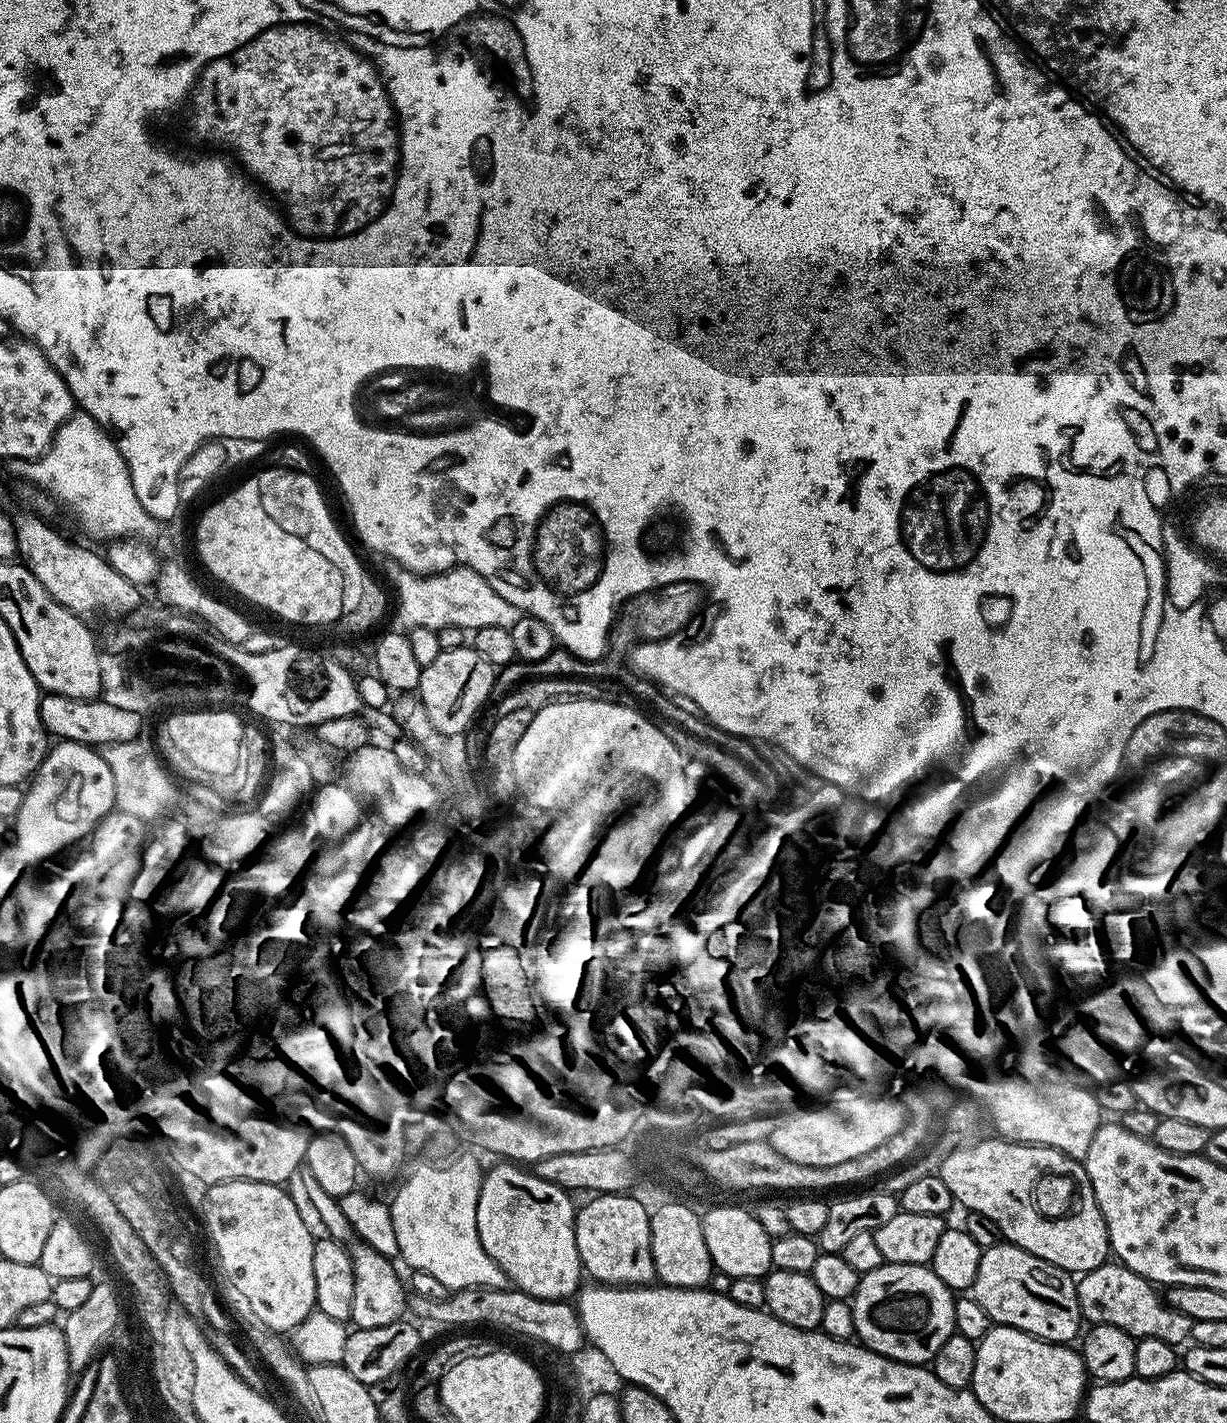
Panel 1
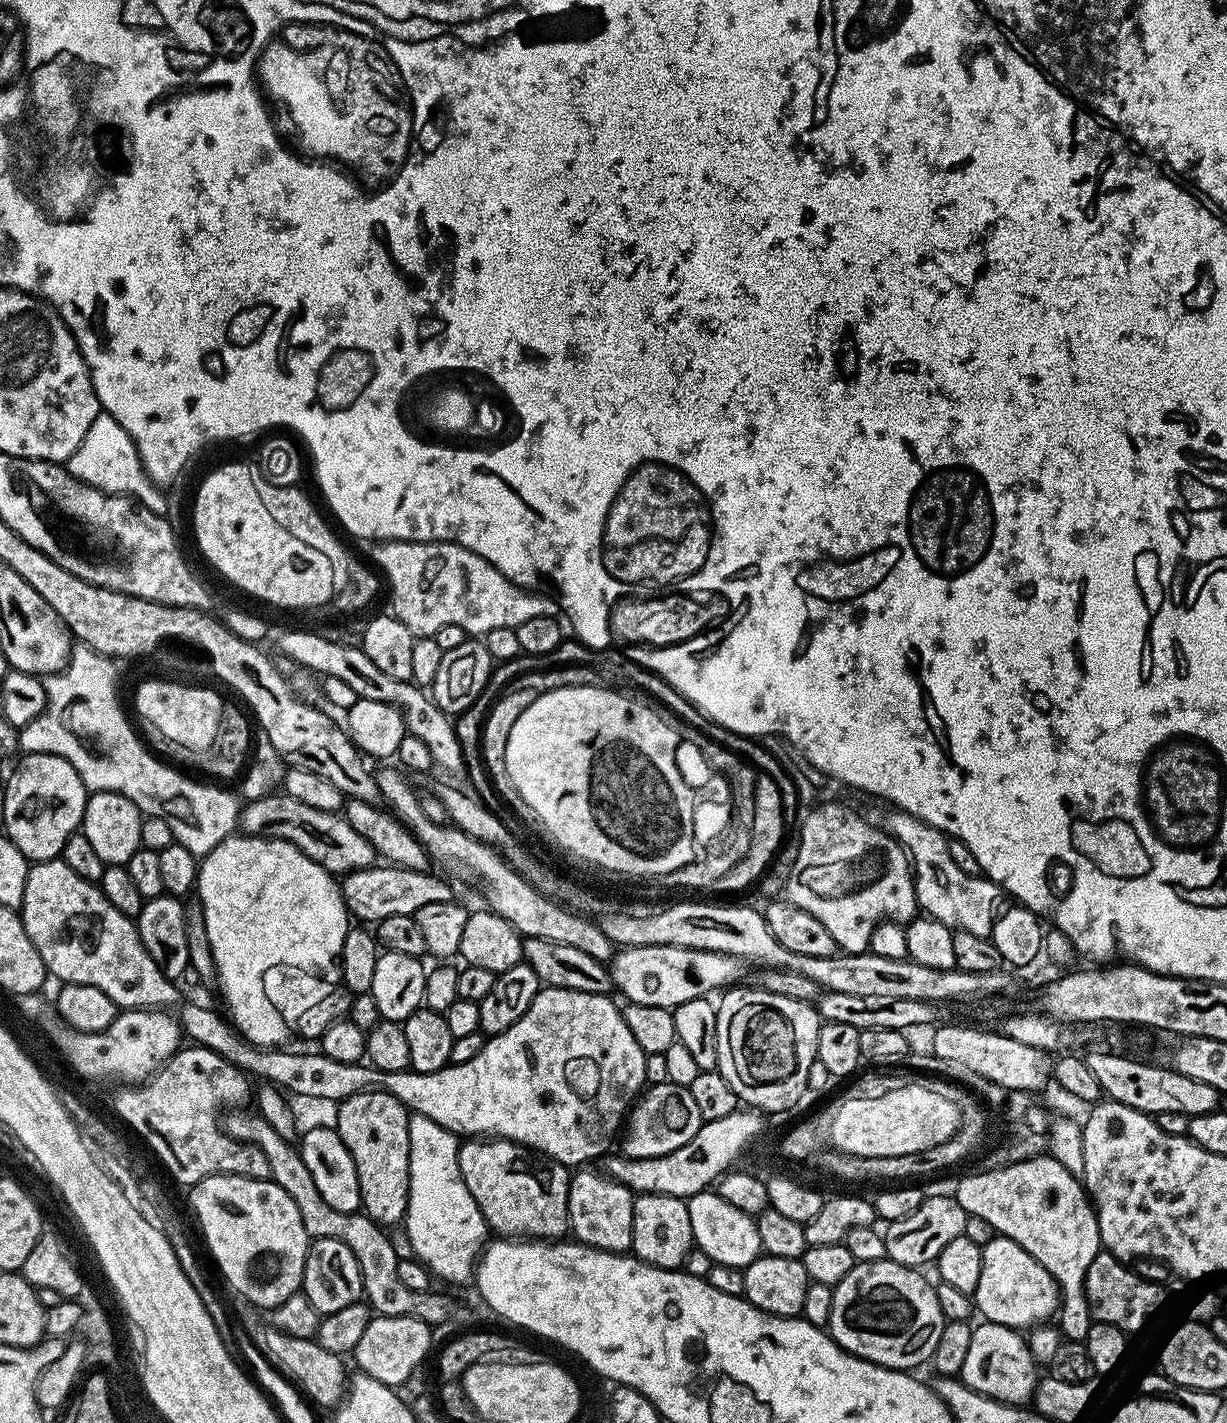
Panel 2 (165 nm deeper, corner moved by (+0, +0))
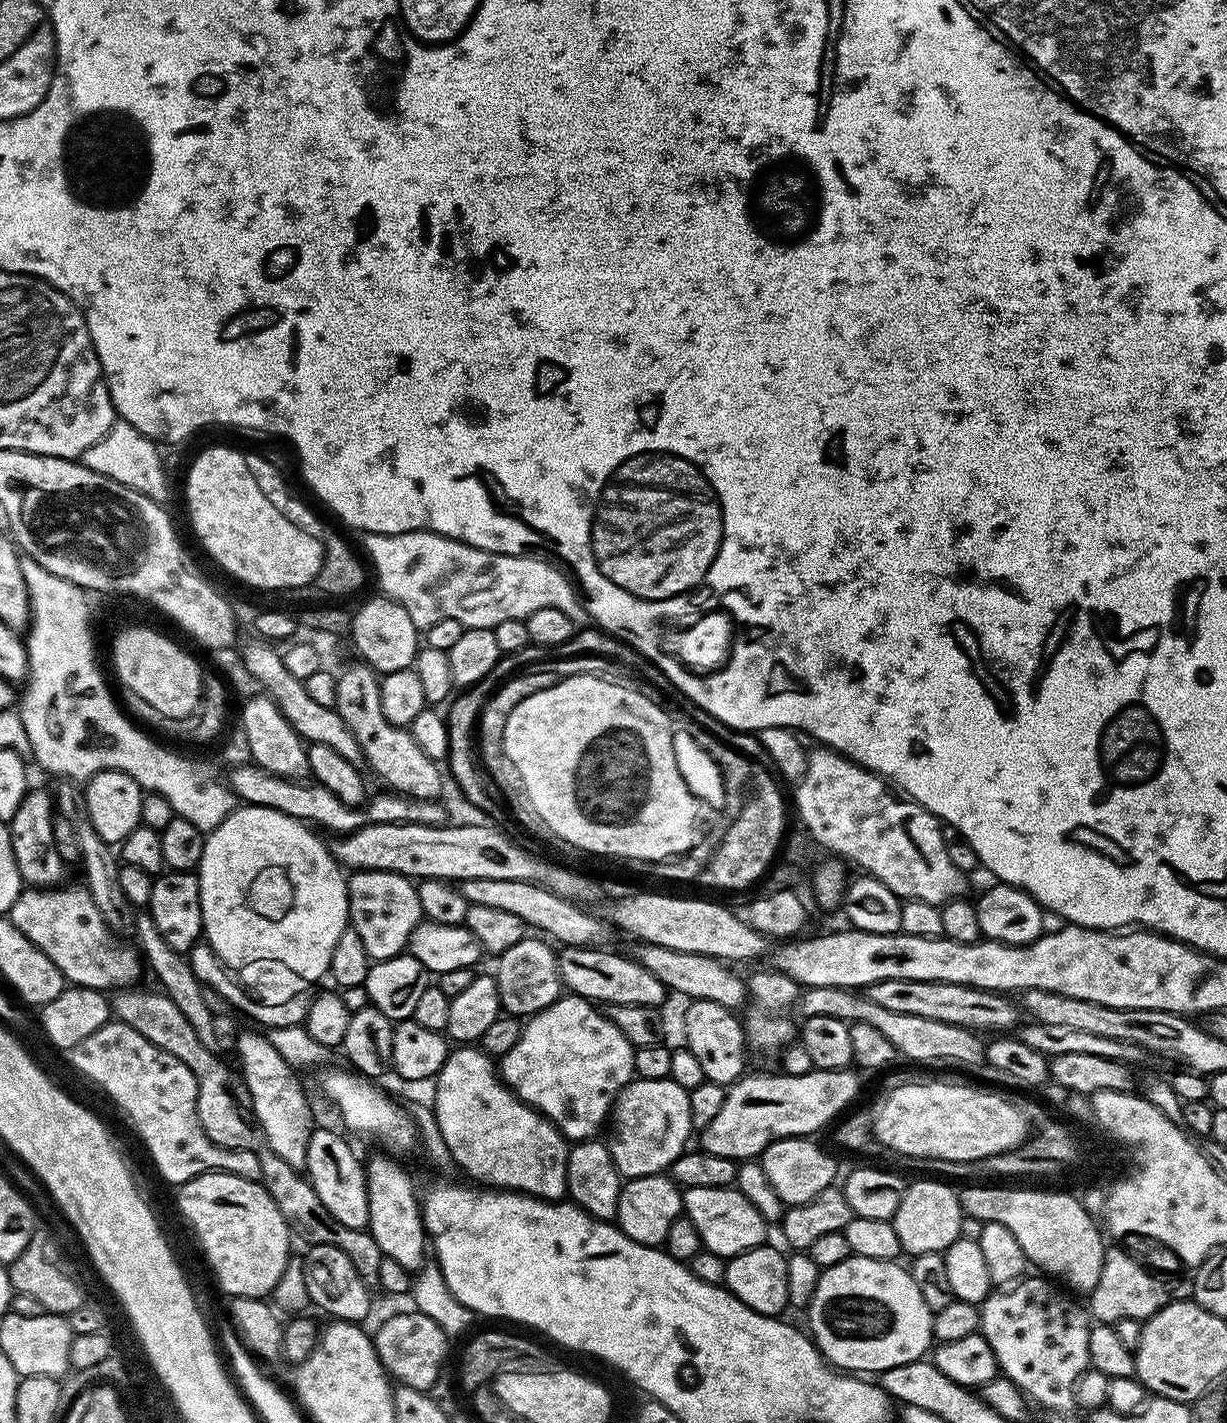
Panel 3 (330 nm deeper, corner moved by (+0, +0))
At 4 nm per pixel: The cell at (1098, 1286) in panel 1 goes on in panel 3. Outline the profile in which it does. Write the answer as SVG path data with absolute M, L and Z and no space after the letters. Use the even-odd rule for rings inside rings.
M1105 1247L1102 1274L1098 1286L1086 1300L1086 1308L1093 1321L1115 1326L1119 1320L1148 1320L1170 1303L1168 1288L1152 1272L1147 1272L1134 1257L1120 1248Z

